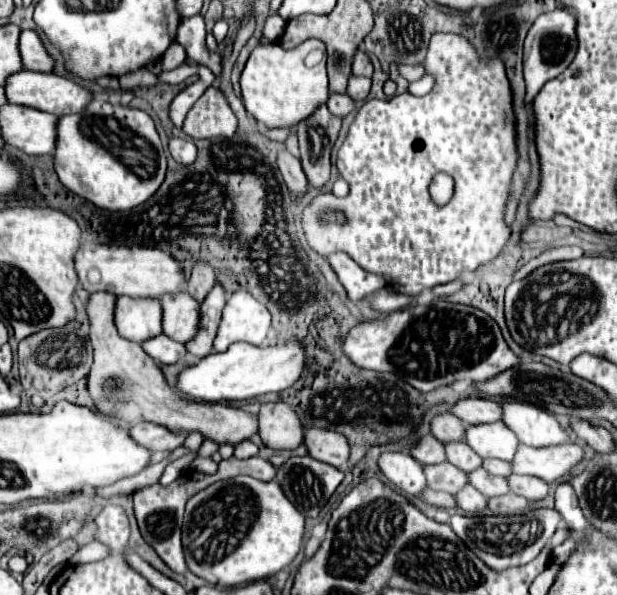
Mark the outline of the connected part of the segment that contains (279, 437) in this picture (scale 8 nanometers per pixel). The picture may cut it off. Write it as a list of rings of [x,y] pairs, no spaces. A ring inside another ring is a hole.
[[[267,402],[259,414],[259,436],[267,448],[273,450],[295,450],[303,444],[303,426],[285,402]]]

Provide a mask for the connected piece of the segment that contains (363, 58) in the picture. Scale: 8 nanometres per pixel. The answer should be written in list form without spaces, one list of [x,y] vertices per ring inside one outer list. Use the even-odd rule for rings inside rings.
[[[361,50],[355,54],[353,74],[355,74],[355,76],[367,76],[367,78],[373,76],[373,64],[371,64],[369,56],[367,56],[365,52],[361,52]]]

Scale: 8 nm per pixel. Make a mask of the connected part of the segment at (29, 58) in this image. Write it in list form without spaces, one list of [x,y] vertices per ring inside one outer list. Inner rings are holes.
[[[21,30],[19,36],[19,54],[25,70],[33,72],[51,72],[53,58],[47,54],[43,42],[39,40],[37,32],[33,30]]]

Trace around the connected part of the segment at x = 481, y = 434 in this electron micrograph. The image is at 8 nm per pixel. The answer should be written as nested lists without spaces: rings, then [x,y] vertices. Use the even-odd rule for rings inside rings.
[[[503,422],[467,426],[465,444],[469,444],[481,458],[499,458],[511,462],[519,442],[511,430],[505,430]]]

